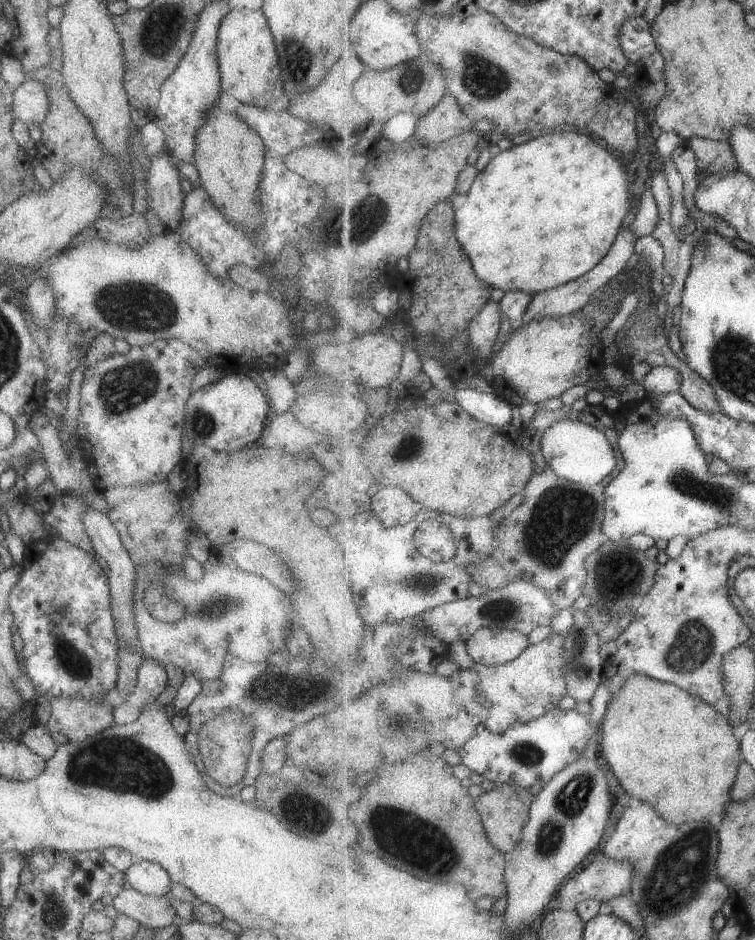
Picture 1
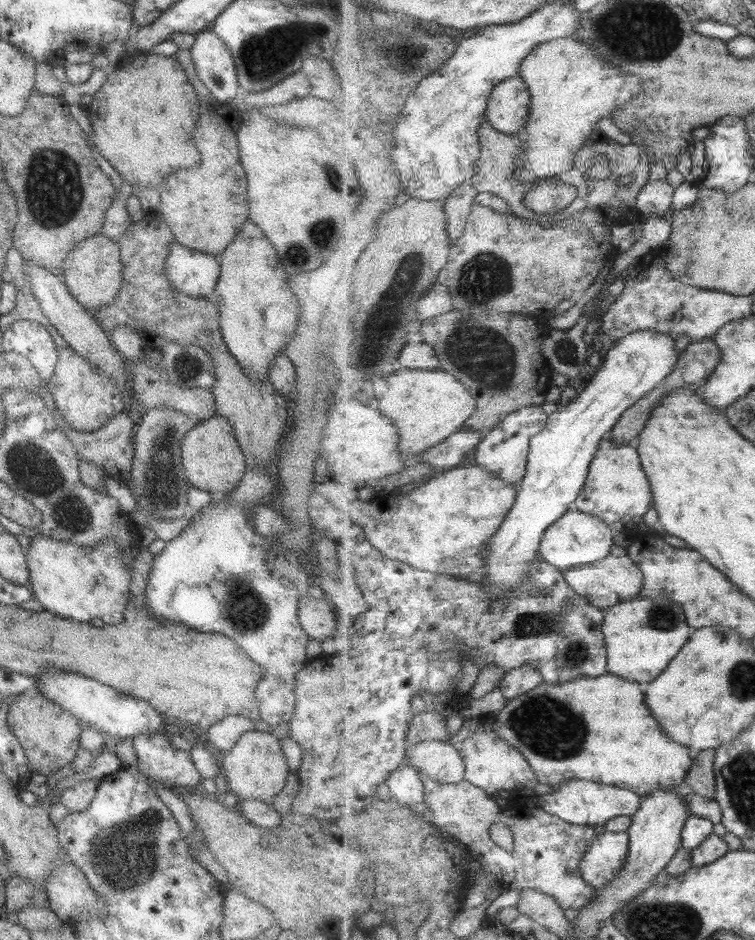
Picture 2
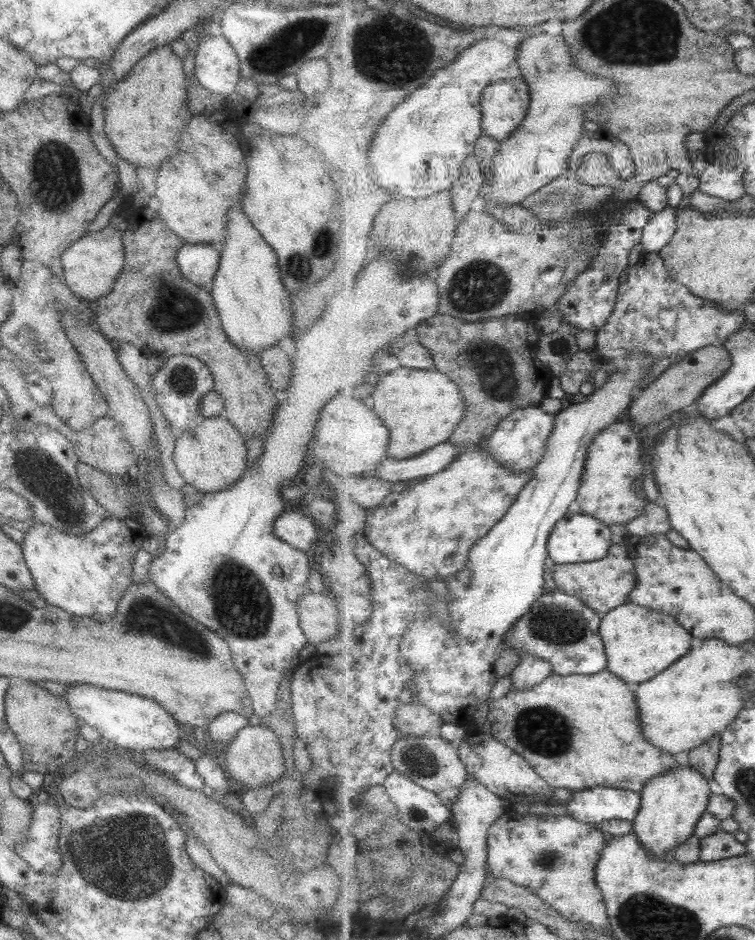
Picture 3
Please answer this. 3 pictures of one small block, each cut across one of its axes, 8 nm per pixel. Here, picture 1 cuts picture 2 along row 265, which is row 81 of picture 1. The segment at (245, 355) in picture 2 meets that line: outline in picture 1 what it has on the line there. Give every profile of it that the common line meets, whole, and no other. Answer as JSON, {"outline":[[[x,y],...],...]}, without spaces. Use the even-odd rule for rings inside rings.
{"outline":[[[231,9],[221,20],[216,38],[220,90],[243,105],[286,111],[289,98],[283,94],[278,57],[263,12]]]}

